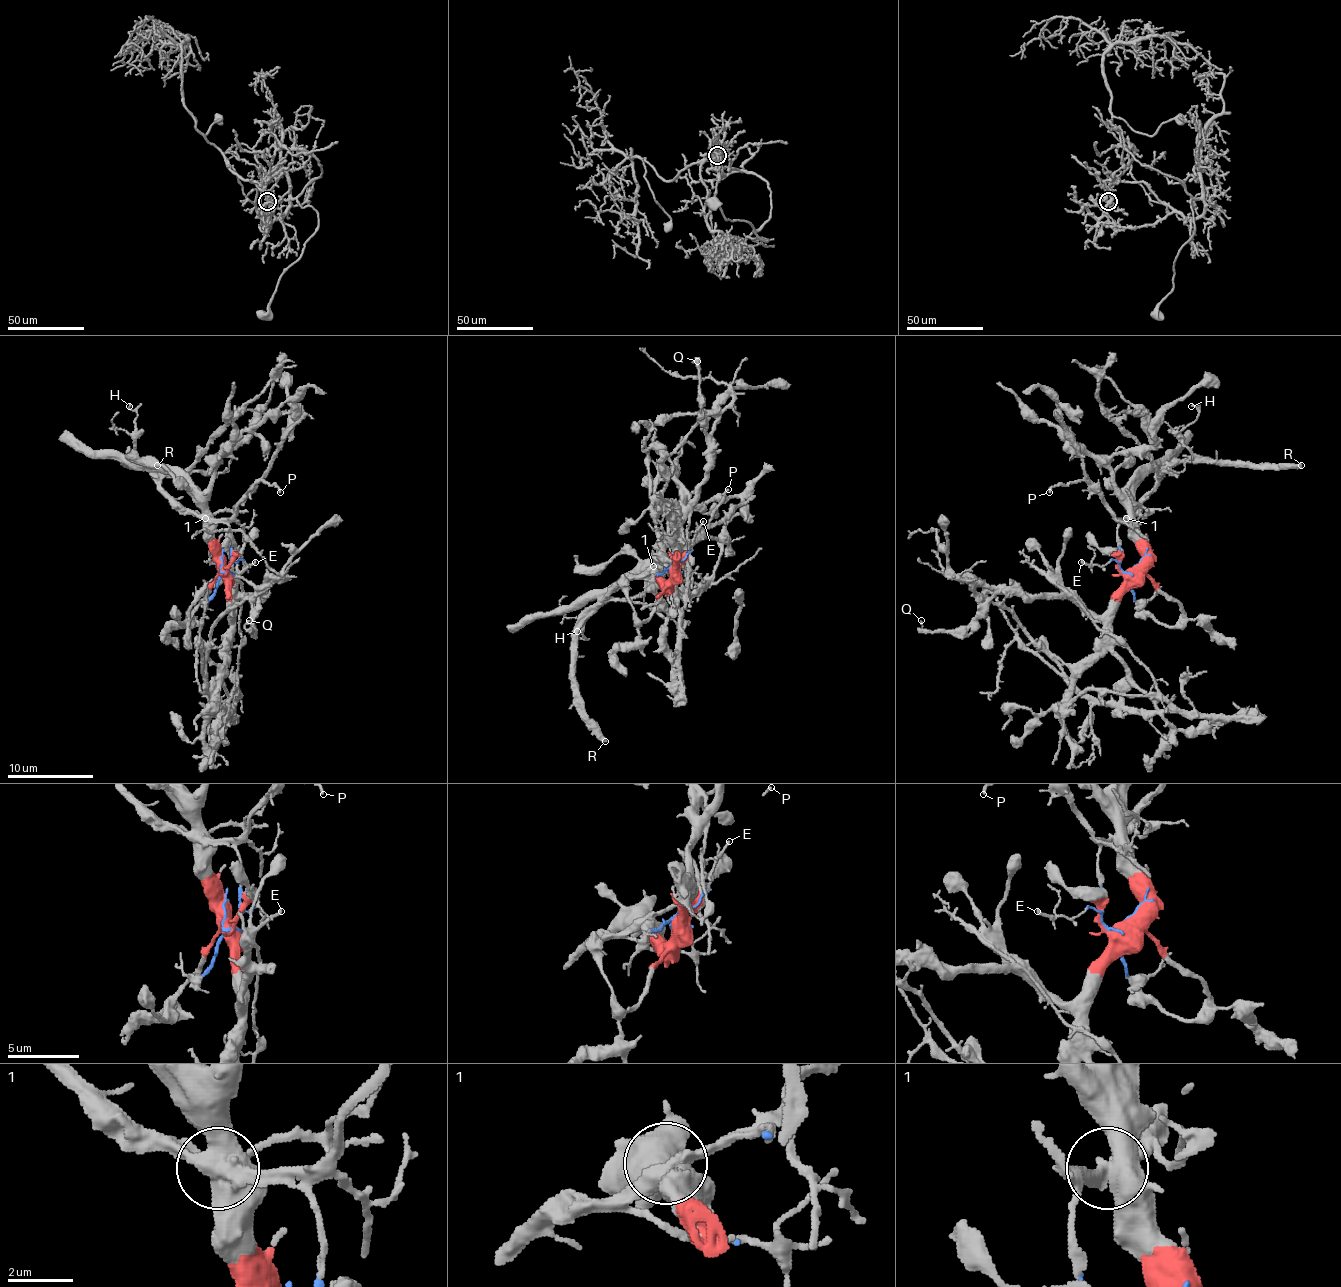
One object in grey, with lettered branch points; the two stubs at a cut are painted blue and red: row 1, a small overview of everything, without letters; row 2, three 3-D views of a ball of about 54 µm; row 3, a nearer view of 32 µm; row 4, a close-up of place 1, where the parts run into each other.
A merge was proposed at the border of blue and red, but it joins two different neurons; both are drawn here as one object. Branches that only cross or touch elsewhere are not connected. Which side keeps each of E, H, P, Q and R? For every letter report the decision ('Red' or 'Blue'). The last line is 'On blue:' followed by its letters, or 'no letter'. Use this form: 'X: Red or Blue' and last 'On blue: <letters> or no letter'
E: Blue
H: Blue
P: Blue
Q: Red
R: Blue
On blue: E, H, P, R

